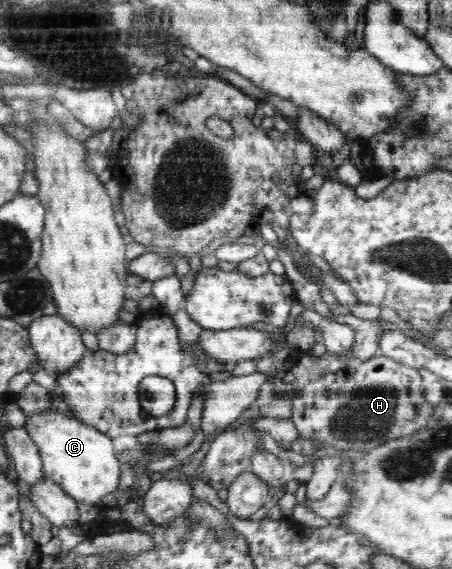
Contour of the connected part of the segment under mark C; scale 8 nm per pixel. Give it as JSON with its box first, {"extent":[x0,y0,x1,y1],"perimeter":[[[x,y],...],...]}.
{"extent":[24,408,122,506],"perimeter":[[[54,408],[27,417],[24,428],[39,449],[46,477],[59,484],[68,496],[79,504],[92,506],[110,492],[118,490],[122,468],[109,436],[74,417],[59,414]]]}

